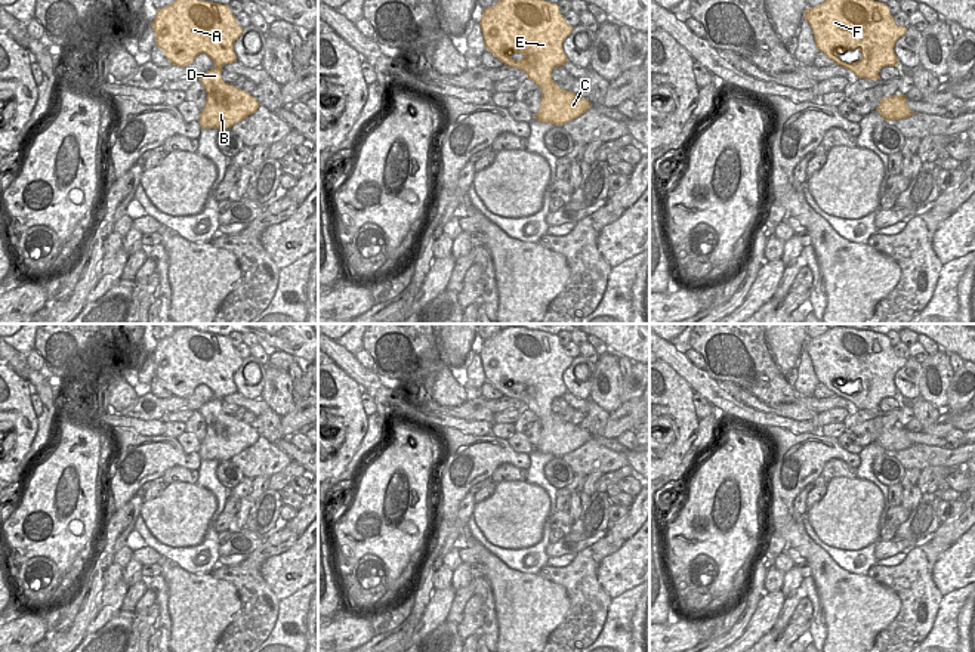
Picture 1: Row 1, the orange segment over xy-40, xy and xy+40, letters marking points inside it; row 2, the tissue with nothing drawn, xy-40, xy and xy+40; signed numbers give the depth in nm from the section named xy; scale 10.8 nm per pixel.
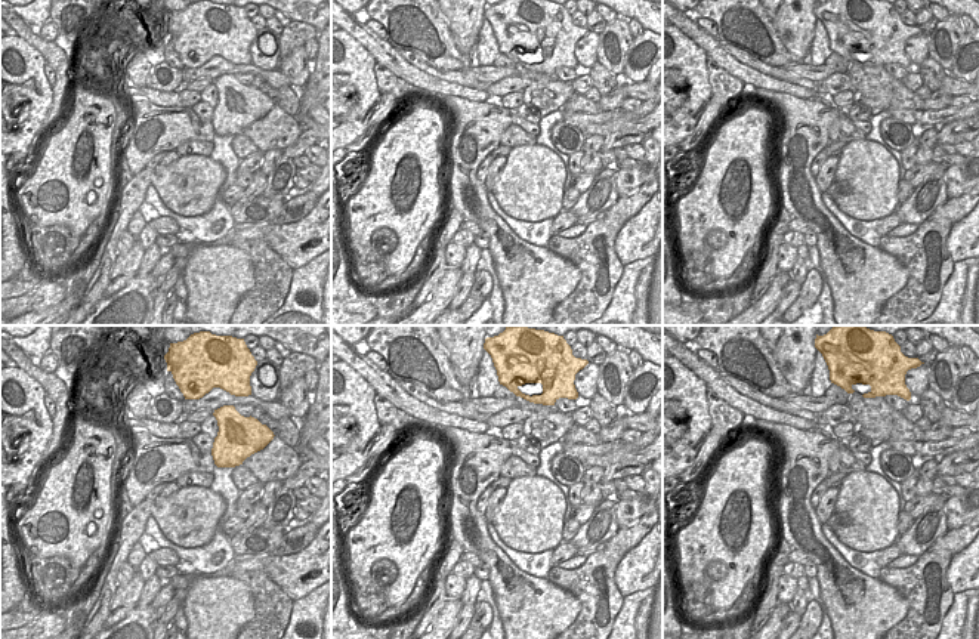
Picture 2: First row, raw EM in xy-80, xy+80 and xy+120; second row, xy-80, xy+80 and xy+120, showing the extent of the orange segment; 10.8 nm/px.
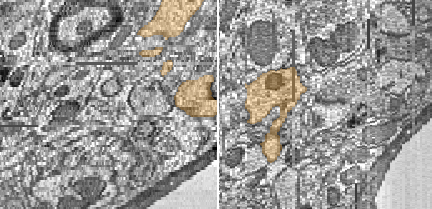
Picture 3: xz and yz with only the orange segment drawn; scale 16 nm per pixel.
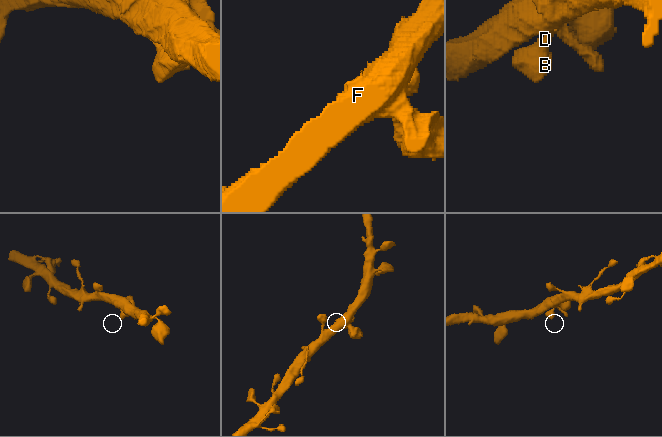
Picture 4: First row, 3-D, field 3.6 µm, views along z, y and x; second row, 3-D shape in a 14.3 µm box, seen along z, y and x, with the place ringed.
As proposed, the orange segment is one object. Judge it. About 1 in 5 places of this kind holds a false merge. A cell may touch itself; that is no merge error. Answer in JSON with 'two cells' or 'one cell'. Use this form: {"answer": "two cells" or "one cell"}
{"answer": "one cell"}

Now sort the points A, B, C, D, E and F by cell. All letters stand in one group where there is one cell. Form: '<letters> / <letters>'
A B C D E F

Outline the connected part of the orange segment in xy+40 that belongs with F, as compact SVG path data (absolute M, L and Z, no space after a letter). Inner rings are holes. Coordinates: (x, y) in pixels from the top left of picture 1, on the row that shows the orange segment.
M826 0L815 7L806 9L803 18L811 25L818 50L857 77L880 80L879 72L883 67L898 65L894 46L905 34L907 28L895 24L886 3L874 0ZM855 49L861 52L860 61L846 64L837 58L842 52Z

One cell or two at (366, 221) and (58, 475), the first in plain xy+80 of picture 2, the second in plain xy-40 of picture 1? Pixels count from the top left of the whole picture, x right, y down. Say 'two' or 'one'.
one

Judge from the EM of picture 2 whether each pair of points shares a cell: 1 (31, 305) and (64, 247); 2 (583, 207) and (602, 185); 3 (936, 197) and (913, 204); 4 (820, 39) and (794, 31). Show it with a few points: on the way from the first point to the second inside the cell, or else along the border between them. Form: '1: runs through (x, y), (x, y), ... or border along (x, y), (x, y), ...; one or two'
1: border along (61, 275), (43, 278); two
2: runs through (589, 201), (599, 191); one
3: runs through (930, 197), (919, 204); one
4: border along (817, 18), (811, 51), (802, 59); two

